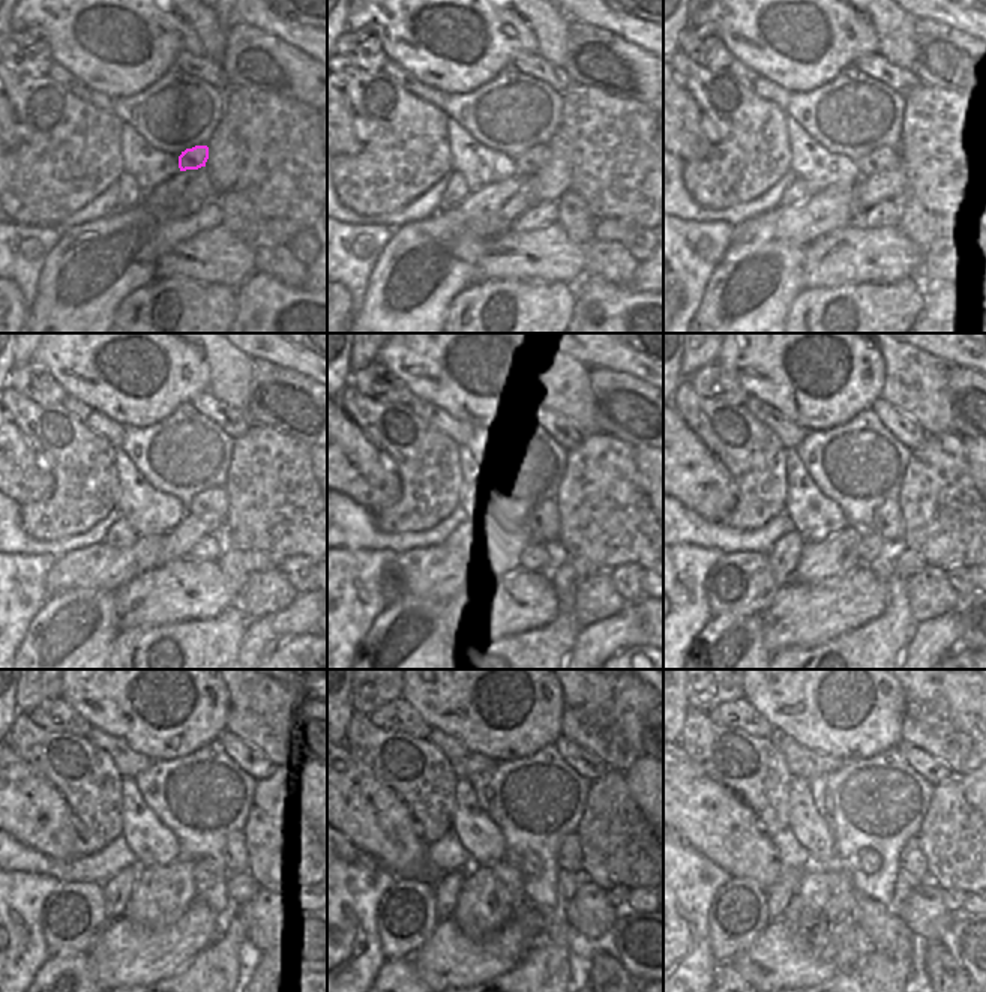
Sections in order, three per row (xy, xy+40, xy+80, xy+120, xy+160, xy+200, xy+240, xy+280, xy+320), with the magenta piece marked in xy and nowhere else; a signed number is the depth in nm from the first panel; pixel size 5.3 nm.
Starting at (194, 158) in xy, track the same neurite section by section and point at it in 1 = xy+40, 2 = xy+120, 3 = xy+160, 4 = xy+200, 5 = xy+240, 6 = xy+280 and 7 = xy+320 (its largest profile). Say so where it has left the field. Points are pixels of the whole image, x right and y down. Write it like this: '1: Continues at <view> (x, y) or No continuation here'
1: Continues at xy+40 (533, 159)
2: Continues at xy+120 (213, 500)
3: Continues at xy+160 (545, 517)
4: Continues at xy+200 (887, 523)
5: Continues at xy+240 (234, 853)
6: Continues at xy+280 (571, 854)
7: Continues at xy+320 (911, 859).

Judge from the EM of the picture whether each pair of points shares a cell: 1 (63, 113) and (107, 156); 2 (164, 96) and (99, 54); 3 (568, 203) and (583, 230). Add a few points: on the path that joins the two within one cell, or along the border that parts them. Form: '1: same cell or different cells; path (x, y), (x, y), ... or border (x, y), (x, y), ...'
1: same cell; path (74, 123), (96, 146)
2: different cells; border (174, 63), (146, 87), (128, 96), (116, 98)
3: same cell; path (572, 209), (580, 224)

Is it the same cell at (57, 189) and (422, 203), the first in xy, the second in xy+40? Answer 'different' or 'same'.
different

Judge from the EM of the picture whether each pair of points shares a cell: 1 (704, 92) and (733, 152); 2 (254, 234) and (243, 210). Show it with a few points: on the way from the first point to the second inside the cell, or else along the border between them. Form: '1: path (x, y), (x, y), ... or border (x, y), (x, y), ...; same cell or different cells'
1: path (710, 107), (733, 131), (733, 137); same cell
2: path (249, 228), (243, 216); same cell

